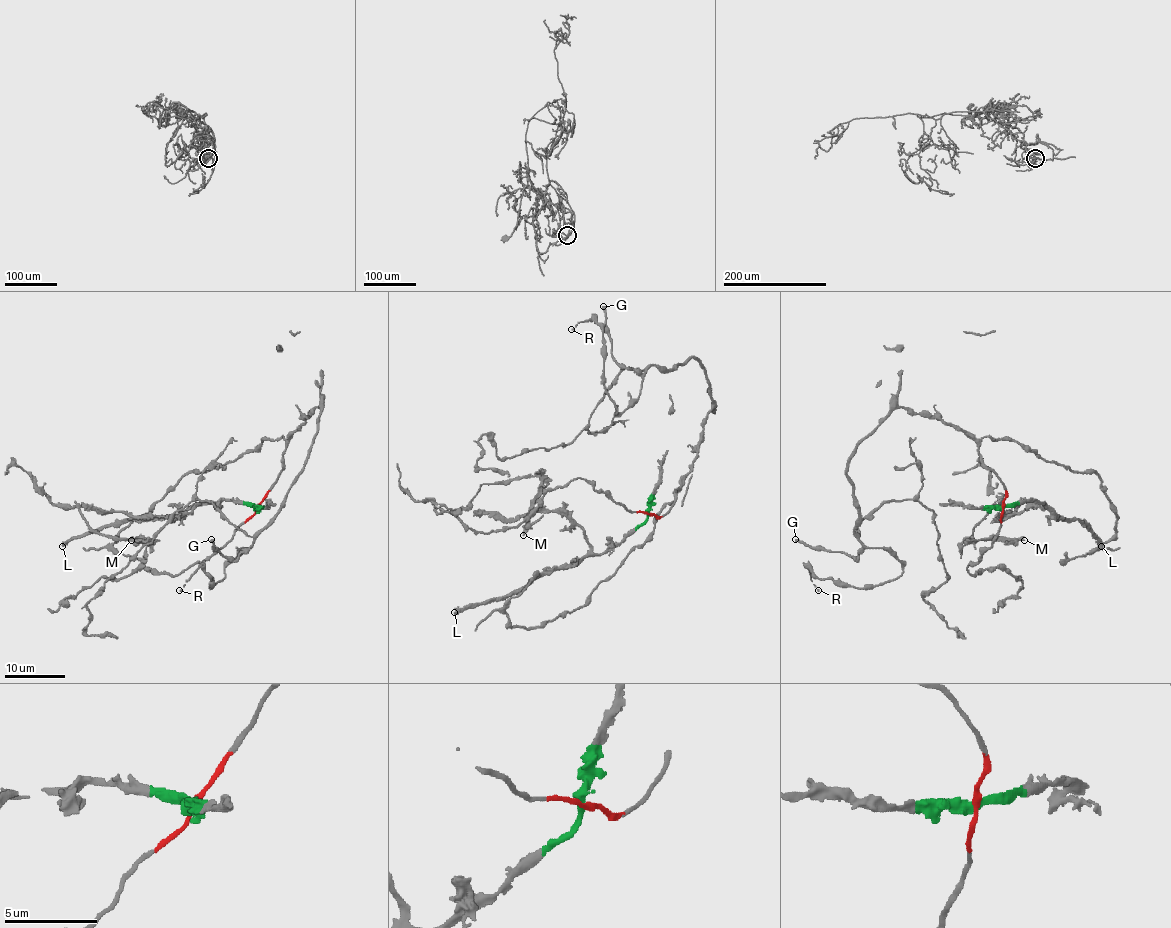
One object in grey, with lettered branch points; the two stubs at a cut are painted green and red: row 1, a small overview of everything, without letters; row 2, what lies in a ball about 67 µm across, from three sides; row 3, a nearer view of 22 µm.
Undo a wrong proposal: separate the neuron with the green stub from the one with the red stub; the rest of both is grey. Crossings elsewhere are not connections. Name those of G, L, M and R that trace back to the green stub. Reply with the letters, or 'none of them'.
L, M

